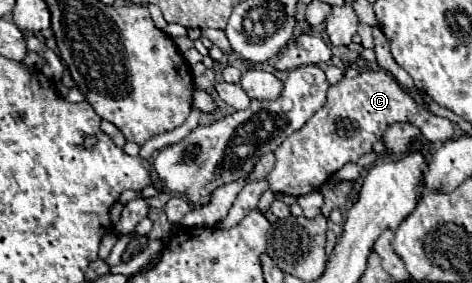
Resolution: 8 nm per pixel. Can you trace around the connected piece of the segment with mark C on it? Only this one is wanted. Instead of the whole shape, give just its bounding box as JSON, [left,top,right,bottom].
[217,70,453,228]

